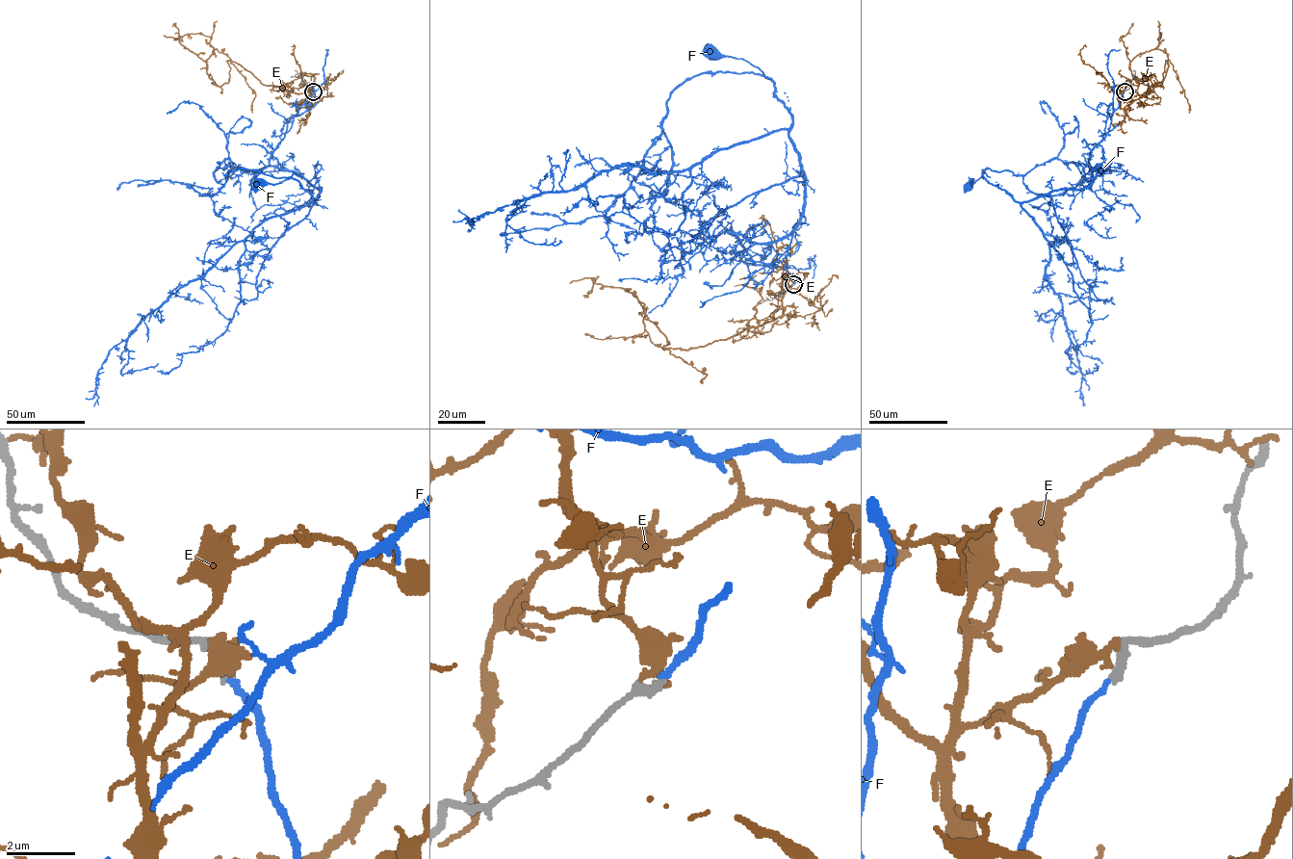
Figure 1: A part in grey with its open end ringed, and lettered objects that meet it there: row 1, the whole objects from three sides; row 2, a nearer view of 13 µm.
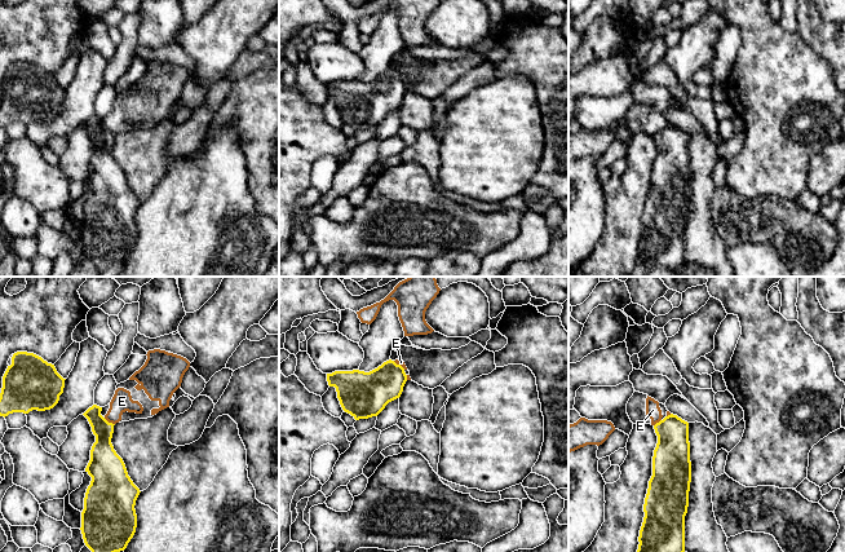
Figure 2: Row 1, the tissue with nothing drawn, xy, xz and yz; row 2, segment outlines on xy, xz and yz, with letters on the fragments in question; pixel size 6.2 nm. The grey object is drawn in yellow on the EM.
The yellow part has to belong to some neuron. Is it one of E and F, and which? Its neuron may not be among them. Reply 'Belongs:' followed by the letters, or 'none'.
Belongs: F

